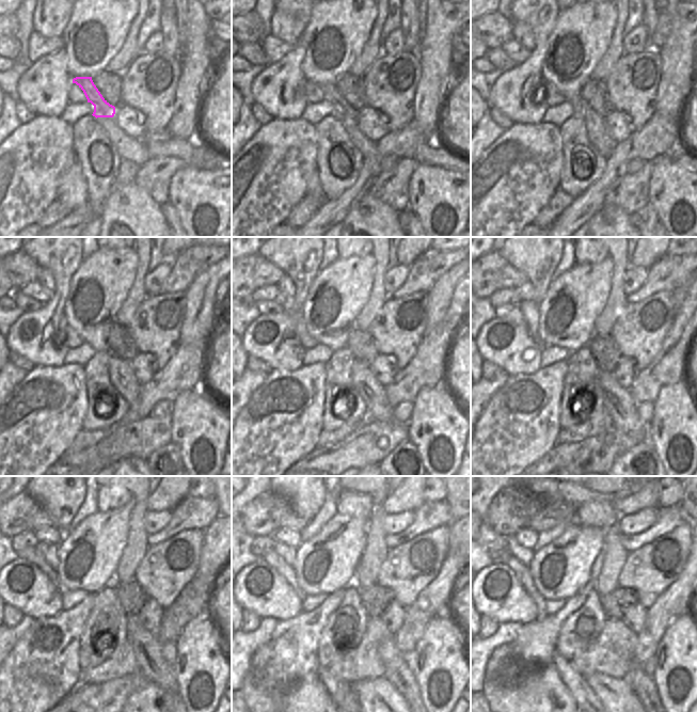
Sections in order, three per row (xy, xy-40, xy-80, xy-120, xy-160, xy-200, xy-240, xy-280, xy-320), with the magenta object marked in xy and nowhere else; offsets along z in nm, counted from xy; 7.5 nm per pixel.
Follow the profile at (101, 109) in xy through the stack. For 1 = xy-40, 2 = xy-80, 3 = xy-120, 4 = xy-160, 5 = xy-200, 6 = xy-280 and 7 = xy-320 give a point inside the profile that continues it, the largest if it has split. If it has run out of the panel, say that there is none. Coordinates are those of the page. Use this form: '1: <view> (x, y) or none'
1: xy-40 (346, 112)
2: xy-80 (597, 132)
3: xy-120 (123, 378)
4: xy-160 (373, 393)
5: xy-200 (618, 401)
6: xy-280 (396, 670)
7: xy-320 (643, 684)

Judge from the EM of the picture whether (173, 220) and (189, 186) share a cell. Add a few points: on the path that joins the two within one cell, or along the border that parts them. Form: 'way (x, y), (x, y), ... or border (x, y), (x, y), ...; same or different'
border (169, 202), (183, 225); different

